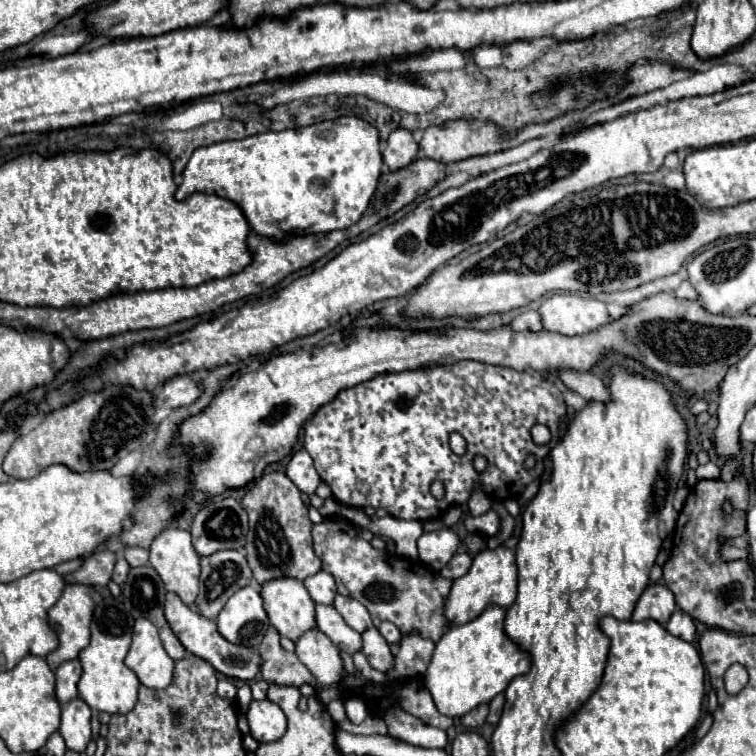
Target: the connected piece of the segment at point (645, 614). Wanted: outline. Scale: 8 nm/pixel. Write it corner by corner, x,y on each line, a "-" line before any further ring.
653,583
649,585
641,599
637,601
637,607
633,611
633,621
643,621
643,619
655,619
657,623
665,625
673,611
677,609
677,603
675,603
675,595
665,587
665,585
659,585
659,583

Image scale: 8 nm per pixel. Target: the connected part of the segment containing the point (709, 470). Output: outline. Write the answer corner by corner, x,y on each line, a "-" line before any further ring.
705,463
697,467
697,479
719,479
719,467
715,463

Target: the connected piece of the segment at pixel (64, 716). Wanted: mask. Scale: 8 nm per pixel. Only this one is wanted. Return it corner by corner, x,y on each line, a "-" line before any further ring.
81,697
71,699
61,709
61,737
67,743
67,749
83,753
91,741
91,709

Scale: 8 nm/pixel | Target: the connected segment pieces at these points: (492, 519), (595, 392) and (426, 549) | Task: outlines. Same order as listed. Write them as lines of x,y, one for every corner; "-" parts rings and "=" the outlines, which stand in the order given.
489,511
481,517
471,517
467,515
465,517
465,527
471,531
471,533
479,533
479,535
485,535
485,537
493,537
499,529
499,517
495,511
=
559,371
559,377
569,389
579,393
587,401
599,401
599,403
609,403
611,401
611,393
607,391
601,377
595,375
595,373
=
439,529
433,533
423,533
417,541
419,559
433,569
441,569
459,549
461,541
451,529

